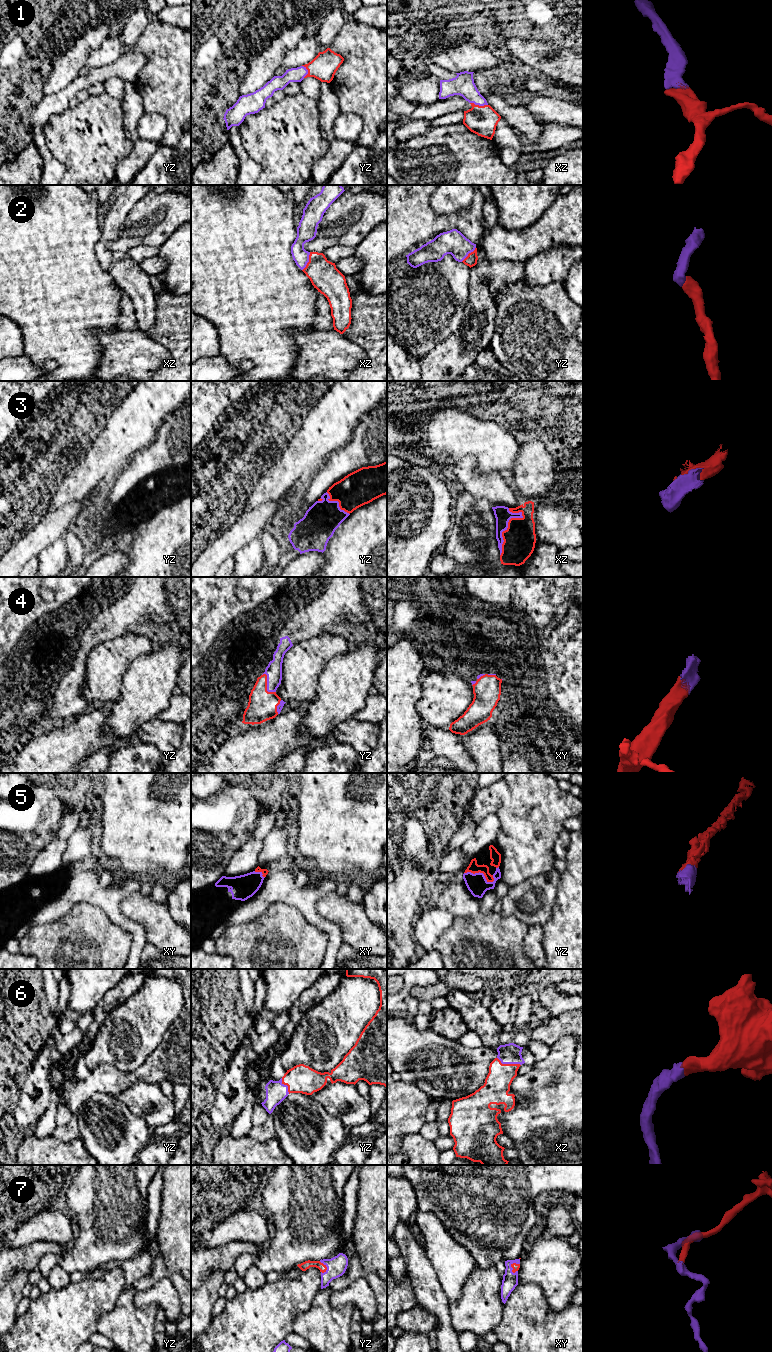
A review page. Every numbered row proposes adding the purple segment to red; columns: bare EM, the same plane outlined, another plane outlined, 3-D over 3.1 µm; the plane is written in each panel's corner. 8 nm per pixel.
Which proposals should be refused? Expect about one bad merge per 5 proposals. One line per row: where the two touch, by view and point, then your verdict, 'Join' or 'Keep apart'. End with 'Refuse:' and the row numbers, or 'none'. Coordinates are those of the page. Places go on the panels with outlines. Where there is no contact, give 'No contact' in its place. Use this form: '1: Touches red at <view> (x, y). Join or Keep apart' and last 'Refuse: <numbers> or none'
1: Touches red at xz (478, 105). Join
2: Touches red at xz (309, 261). Join
3: Touches red at xz (505, 530). Join
4: Touches red at yz (266, 685). Join
5: Touches red at yz (480, 872). Join
6: Touches red at xz (508, 1064). Join
7: Touches red at xy (511, 1265). Join
Refuse: none

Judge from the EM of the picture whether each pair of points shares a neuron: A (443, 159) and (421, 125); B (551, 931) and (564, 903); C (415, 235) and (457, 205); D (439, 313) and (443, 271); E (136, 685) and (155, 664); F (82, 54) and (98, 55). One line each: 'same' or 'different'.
A: different
B: same
C: different
D: same
E: same
F: different

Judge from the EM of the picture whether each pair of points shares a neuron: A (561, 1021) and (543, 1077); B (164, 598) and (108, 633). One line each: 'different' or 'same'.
A: different
B: same

